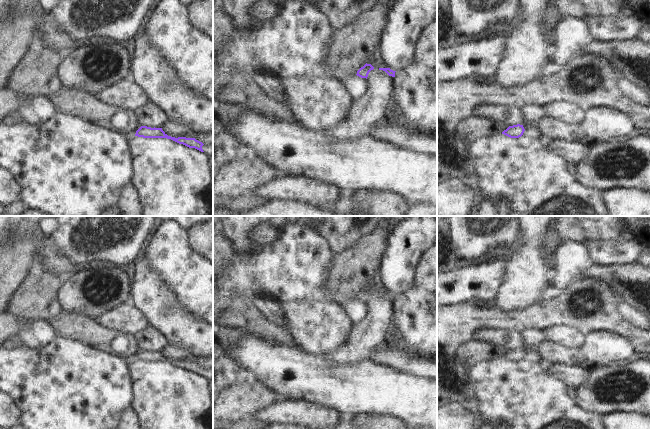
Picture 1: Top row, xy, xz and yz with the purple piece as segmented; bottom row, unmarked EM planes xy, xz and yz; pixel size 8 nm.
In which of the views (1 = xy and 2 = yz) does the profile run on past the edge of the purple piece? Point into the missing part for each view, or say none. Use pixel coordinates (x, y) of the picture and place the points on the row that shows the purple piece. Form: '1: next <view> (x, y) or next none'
1: next none
2: next none

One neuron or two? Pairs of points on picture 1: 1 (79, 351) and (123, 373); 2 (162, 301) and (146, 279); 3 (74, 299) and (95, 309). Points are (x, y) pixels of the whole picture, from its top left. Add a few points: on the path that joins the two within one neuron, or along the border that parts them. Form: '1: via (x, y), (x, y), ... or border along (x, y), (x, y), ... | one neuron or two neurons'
1: via (90, 362), (100, 372), (112, 373) | one neuron
2: via (157, 296), (149, 288), (148, 284) | one neuron
3: via (79, 299), (85, 299), (90, 304) | one neuron

